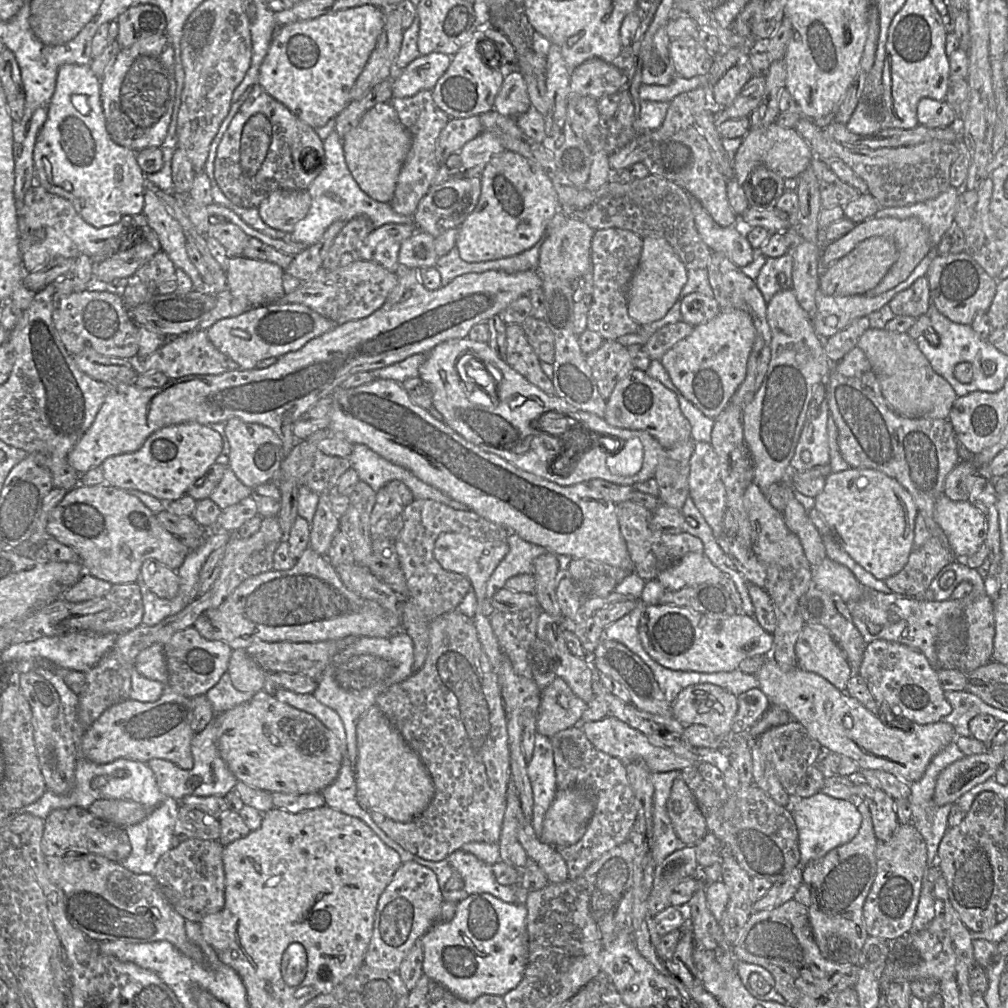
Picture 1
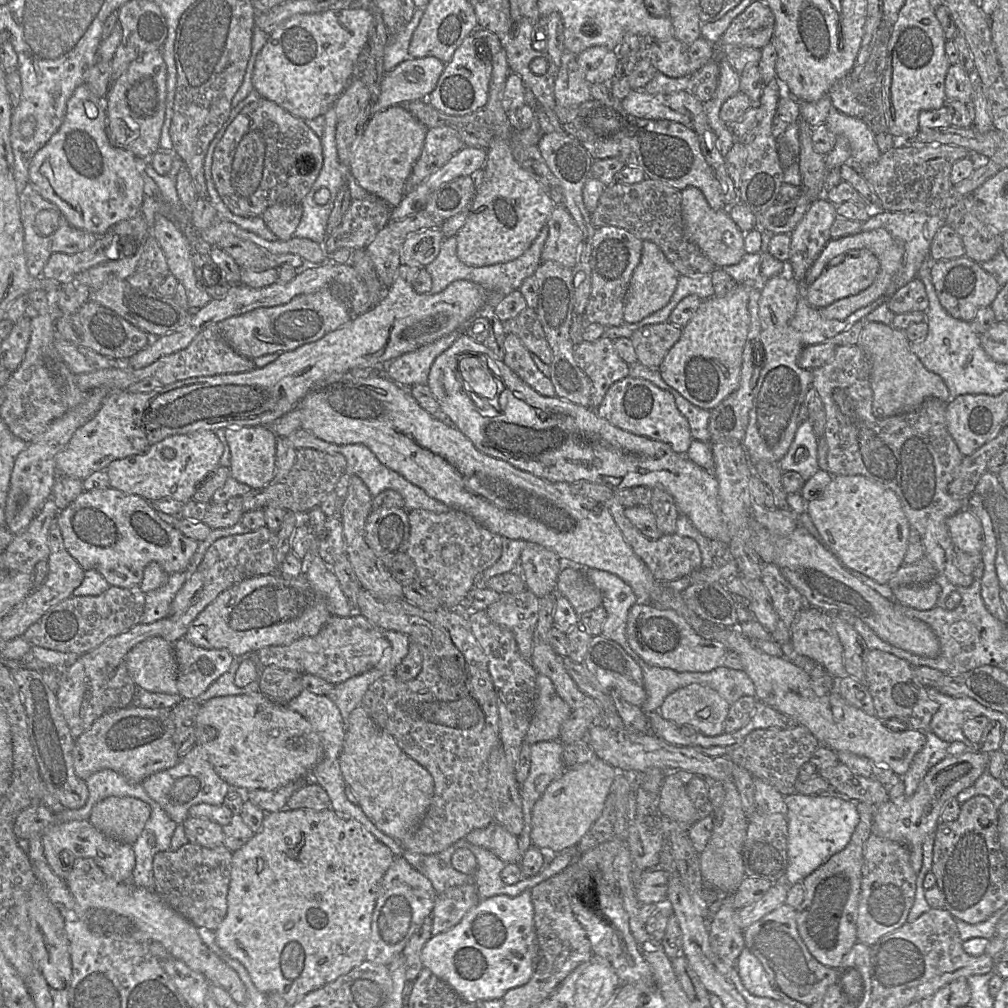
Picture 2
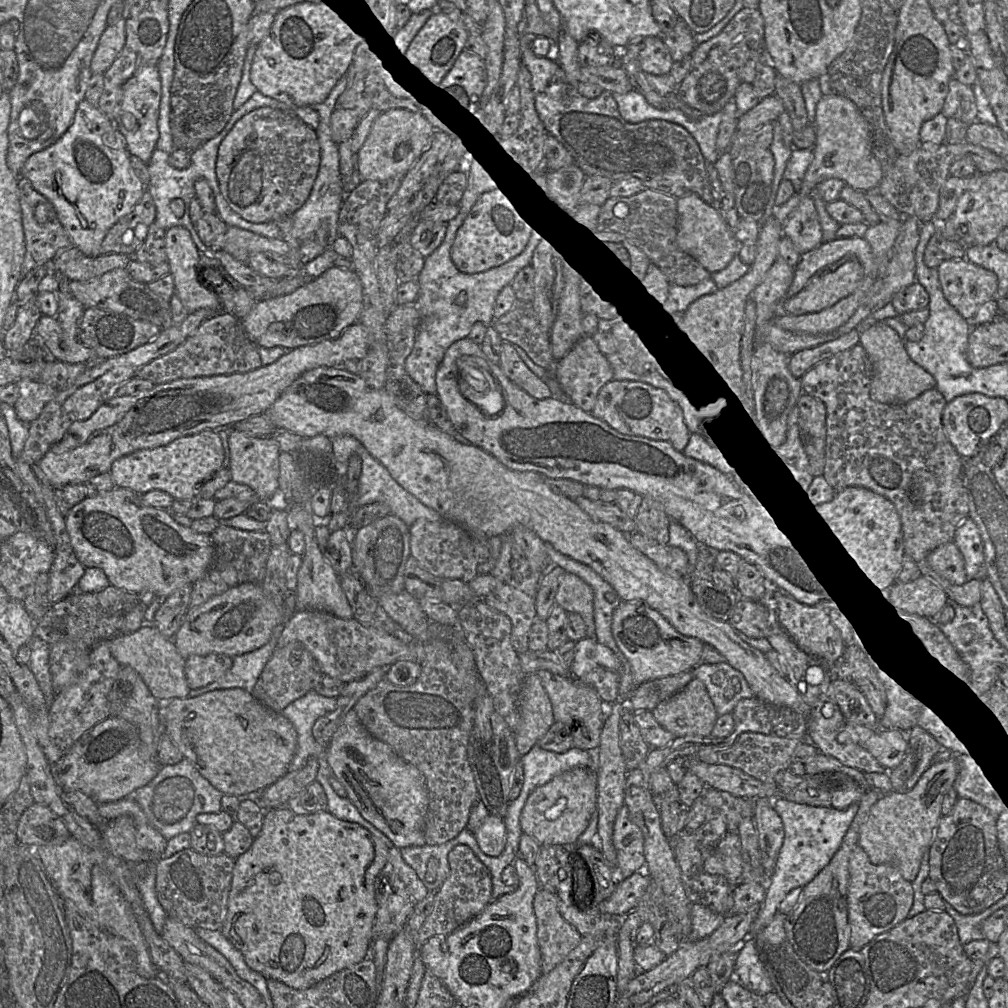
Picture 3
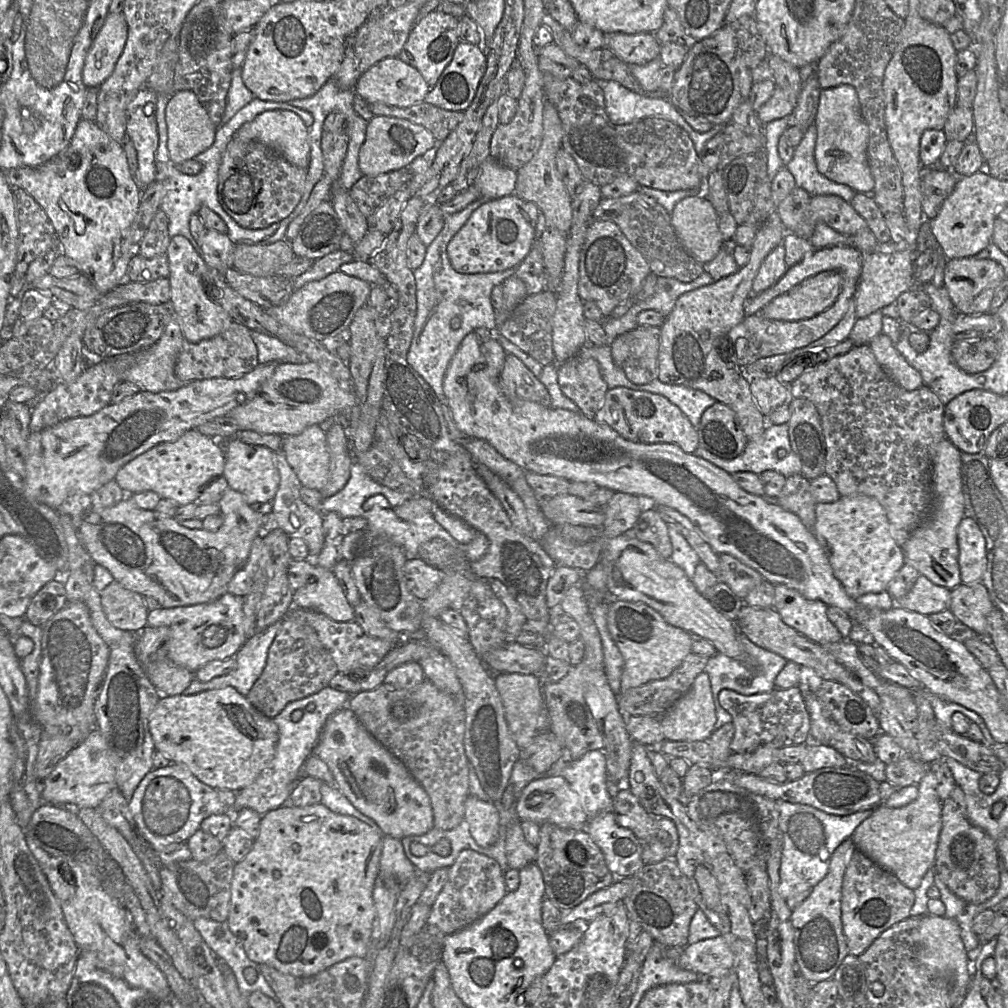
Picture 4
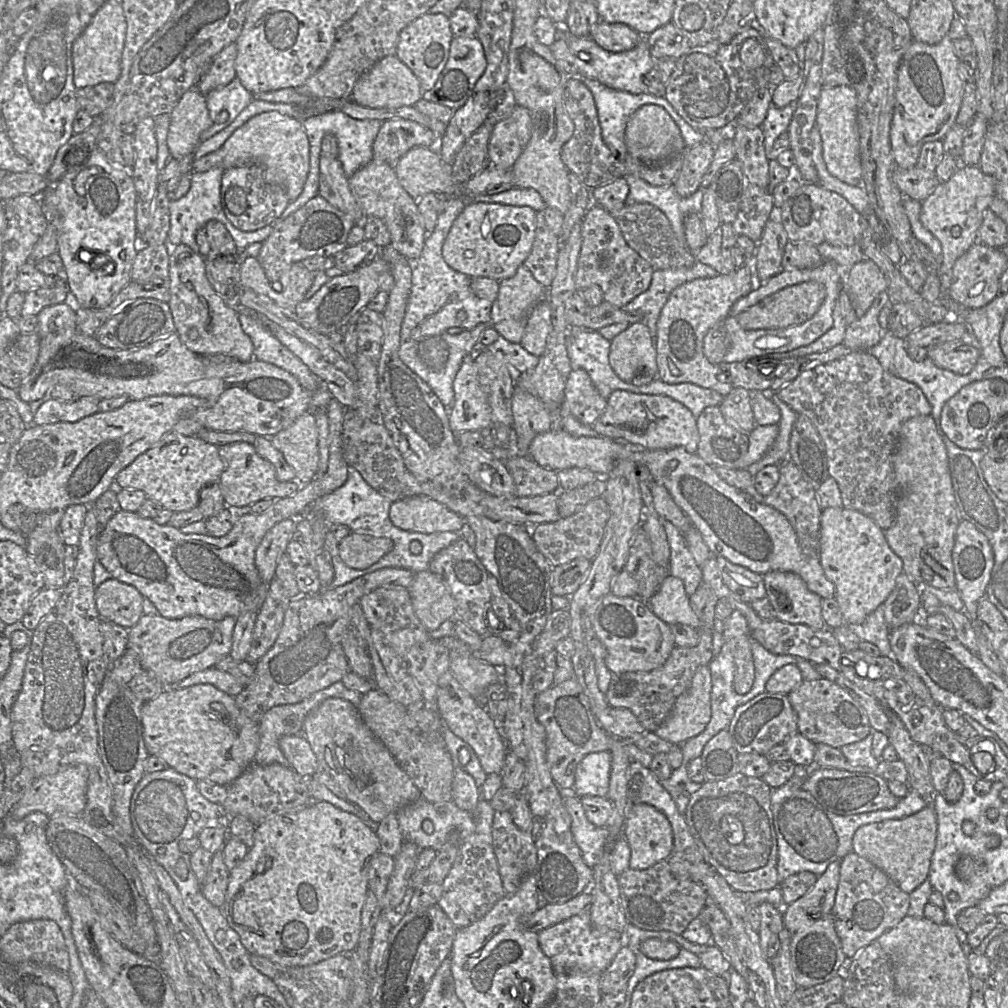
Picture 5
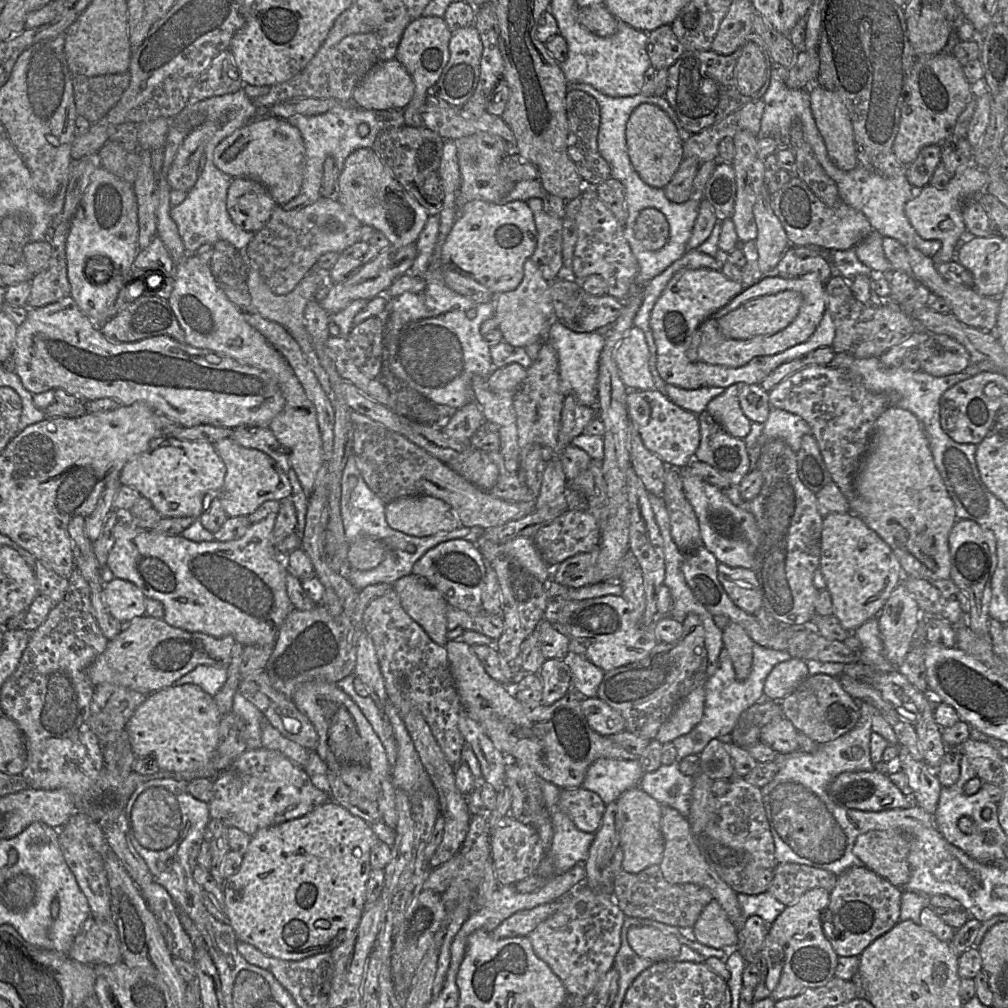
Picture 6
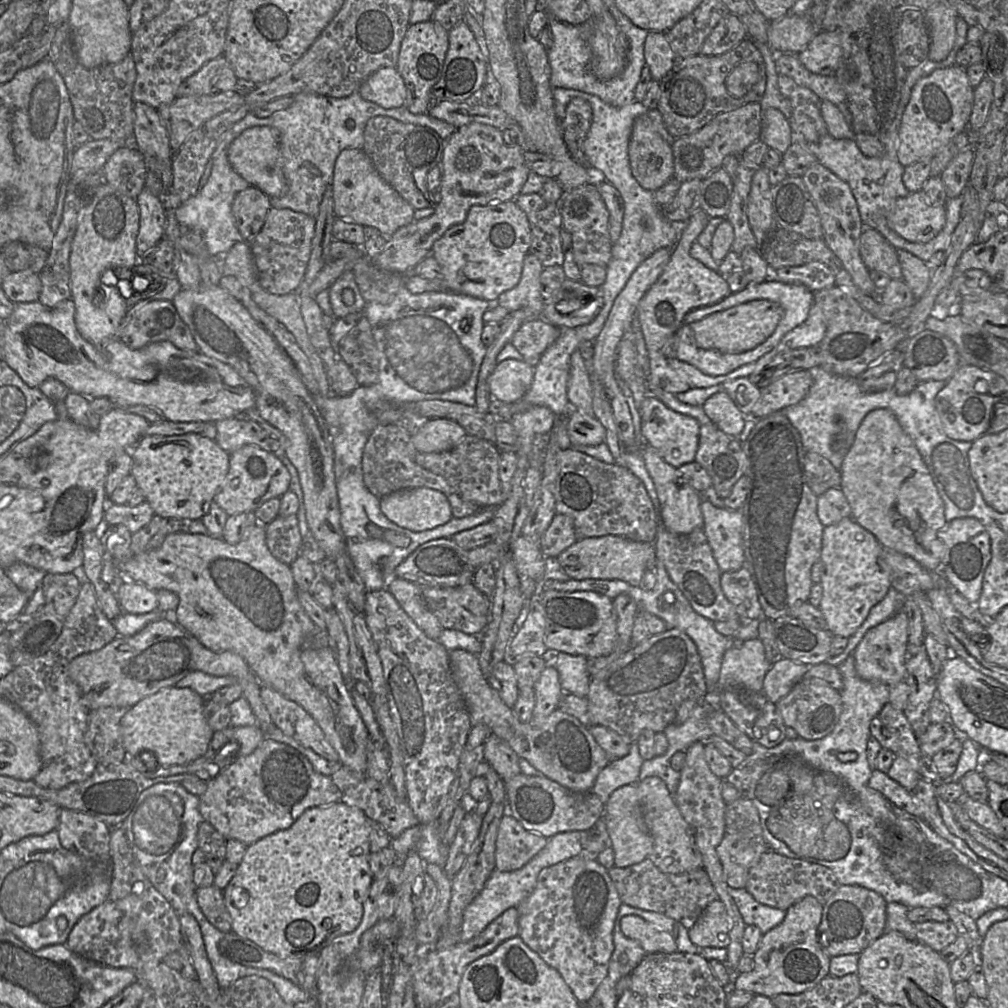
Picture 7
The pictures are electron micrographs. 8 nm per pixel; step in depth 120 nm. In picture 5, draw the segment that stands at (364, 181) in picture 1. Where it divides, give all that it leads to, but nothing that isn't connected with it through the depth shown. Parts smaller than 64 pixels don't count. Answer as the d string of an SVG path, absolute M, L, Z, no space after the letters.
M401 118L386 120L373 143L373 160L394 165L410 149L428 148L434 141L434 132L417 122Z

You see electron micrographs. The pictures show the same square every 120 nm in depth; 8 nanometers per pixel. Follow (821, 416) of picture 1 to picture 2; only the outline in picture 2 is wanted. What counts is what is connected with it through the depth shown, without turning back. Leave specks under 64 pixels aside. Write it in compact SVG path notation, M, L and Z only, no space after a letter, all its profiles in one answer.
M808 419L799 424L787 453L779 461L779 466L783 473L798 472L805 482L820 469L818 439Z

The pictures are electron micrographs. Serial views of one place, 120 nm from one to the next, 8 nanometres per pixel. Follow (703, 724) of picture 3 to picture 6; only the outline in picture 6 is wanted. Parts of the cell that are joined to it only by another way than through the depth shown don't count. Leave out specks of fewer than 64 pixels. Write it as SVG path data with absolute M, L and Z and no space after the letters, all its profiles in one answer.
M705 684L684 697L670 718L660 727L656 739L665 744L689 733L702 719L705 707Z

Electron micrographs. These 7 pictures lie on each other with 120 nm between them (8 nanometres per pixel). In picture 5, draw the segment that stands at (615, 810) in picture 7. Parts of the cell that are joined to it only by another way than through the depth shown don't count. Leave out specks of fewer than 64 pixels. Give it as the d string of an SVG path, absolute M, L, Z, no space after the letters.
M630 804L623 836L631 850L629 869L650 868L667 860L672 853L671 823L661 811L649 804Z

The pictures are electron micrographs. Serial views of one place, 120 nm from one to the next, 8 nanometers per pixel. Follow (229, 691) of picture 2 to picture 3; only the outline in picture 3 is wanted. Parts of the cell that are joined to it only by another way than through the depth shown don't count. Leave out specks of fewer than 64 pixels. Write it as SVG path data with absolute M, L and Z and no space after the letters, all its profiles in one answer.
M285 624L278 625L273 630L270 640L259 649L233 657L233 665L230 670L207 686L190 690L188 698L195 698L221 689L239 688L251 693L264 667L277 647L284 627Z

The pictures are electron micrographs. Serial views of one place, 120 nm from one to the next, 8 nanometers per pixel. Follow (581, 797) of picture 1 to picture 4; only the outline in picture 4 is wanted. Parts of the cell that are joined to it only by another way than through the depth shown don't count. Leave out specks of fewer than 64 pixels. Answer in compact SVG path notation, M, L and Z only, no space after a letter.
M546 776L530 782L516 802L516 814L520 821L532 821L538 825L549 822L563 829L583 830L589 820L578 794L561 776Z

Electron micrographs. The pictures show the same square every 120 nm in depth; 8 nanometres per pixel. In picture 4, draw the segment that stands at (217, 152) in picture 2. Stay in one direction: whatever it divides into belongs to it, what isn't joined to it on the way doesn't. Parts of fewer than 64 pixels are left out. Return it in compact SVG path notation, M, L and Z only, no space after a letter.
M235 135L227 145L219 167L219 202L228 215L241 227L246 229L267 228L288 217L297 206L304 192L307 170L291 164L258 141L242 140Z

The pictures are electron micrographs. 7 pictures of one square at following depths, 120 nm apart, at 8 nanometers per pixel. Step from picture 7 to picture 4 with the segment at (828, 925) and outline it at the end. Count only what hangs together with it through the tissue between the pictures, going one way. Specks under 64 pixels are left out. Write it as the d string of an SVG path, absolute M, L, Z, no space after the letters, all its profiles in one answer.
M855 849L844 873L841 896L841 920L849 954L858 957L883 931L908 918L914 899L912 889Z

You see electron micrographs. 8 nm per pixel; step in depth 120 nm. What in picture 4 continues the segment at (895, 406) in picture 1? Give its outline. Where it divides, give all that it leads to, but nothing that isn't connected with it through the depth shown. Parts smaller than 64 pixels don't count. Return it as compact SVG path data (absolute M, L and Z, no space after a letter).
M883 332L868 345L885 373L900 387L912 391L923 386L921 374L906 361L895 343Z

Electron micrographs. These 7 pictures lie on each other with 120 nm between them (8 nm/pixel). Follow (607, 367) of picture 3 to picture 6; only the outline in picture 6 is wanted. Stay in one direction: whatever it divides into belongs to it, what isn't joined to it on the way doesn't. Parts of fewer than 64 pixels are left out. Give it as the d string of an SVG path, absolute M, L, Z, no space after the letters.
M566 395L561 413L561 426L558 433L560 448L571 444L571 440L583 433L585 427L597 417L596 407L580 404L573 395Z

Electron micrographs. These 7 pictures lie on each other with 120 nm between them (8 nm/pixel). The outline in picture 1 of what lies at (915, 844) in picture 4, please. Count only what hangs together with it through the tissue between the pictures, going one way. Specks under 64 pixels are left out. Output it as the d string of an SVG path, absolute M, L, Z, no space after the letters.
M997 746L981 754L965 756L948 765L936 780L933 795L936 806L954 804L973 787L993 778L1002 766L1004 756L1004 746Z

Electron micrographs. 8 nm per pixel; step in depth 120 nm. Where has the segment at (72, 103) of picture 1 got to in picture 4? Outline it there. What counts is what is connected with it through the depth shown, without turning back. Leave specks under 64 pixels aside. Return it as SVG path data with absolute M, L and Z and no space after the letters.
M80 119L67 148L37 167L4 169L3 174L13 188L28 192L44 209L58 237L63 253L87 276L101 294L114 290L127 280L129 262L134 256L131 225L137 214L141 188L130 172L123 143L112 139L95 121Z

